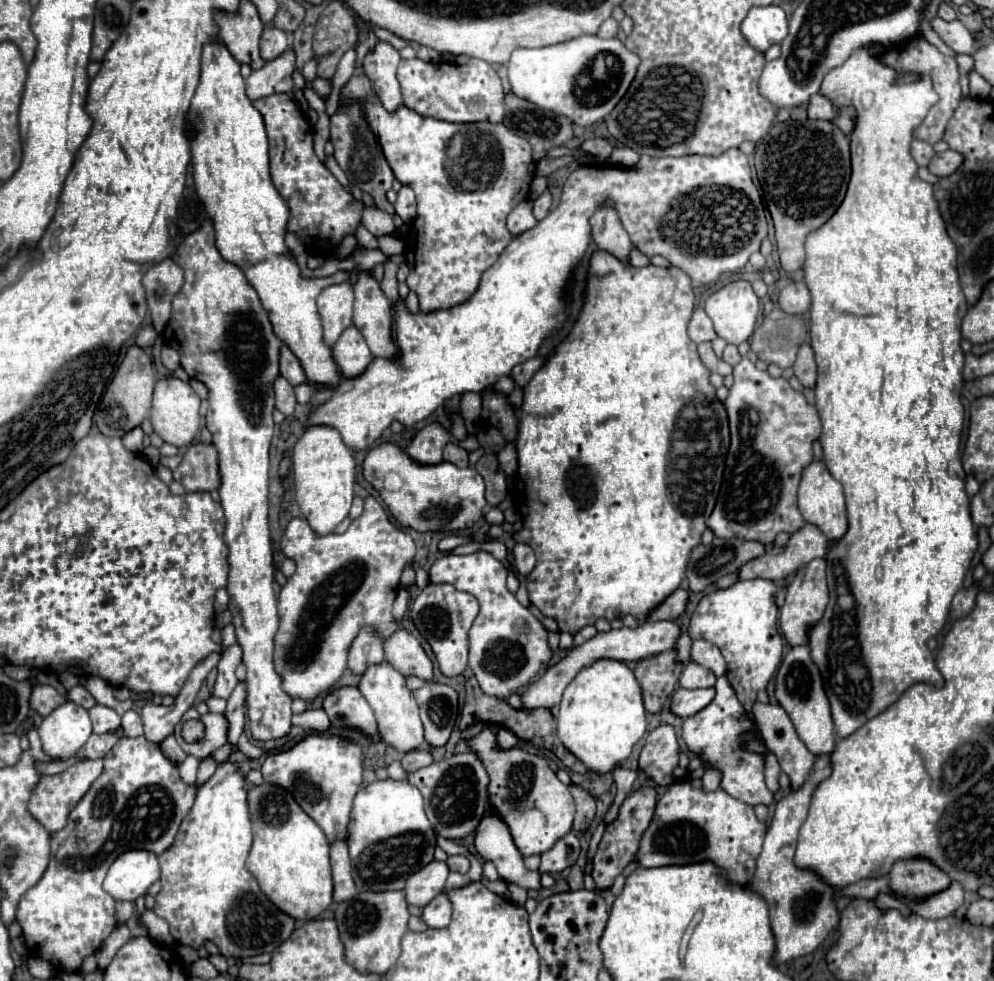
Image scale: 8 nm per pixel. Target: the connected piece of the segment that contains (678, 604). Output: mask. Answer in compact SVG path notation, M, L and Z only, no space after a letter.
M678 588L672 596L668 596L652 614L648 620L656 622L656 620L676 620L684 614L686 610L686 604L688 604L688 592Z

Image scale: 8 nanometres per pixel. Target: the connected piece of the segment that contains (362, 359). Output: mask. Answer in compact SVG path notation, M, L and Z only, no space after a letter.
M350 326L342 332L332 348L332 356L342 378L356 378L356 374L362 374L368 368L368 362L374 358L356 326Z

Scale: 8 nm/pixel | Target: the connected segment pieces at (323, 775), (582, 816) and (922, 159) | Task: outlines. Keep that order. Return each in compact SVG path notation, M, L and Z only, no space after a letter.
M310 734L294 748L266 756L266 762L262 764L264 780L290 790L302 810L322 828L328 842L334 842L336 838L348 840L352 800L362 782L362 770L360 746L324 734Z
M572 786L570 788L574 802L576 802L576 818L574 818L574 832L582 832L590 828L590 822L596 816L596 800L582 790L580 786Z
M914 140L910 146L910 154L918 166L928 166L930 158L934 156L934 150L932 150L932 144L922 142L922 140Z

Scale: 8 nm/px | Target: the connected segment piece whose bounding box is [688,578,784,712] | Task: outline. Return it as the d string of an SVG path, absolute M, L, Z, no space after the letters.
M740 580L730 588L706 594L698 602L688 626L692 640L702 638L720 648L726 660L726 678L748 712L756 702L758 690L768 686L782 660L784 642L778 634L776 590L772 580Z

